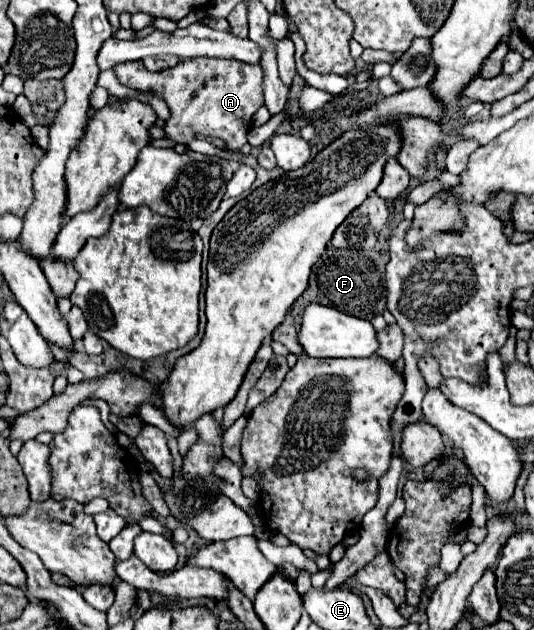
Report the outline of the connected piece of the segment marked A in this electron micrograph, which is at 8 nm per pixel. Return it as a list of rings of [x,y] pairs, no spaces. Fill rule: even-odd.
[[[206,56],[184,58],[180,64],[160,70],[160,72],[150,72],[150,70],[146,70],[146,66],[140,60],[134,60],[134,62],[120,62],[112,70],[116,70],[116,78],[120,80],[120,84],[124,84],[128,88],[144,90],[144,92],[156,92],[160,98],[166,100],[166,104],[170,108],[170,118],[164,124],[166,138],[170,138],[174,142],[182,142],[182,144],[194,140],[196,134],[202,134],[202,136],[212,136],[212,138],[224,140],[228,150],[240,150],[248,142],[248,132],[252,128],[252,116],[264,104],[264,100],[262,100],[262,78],[264,78],[262,68],[244,64],[240,60],[206,58]]]

